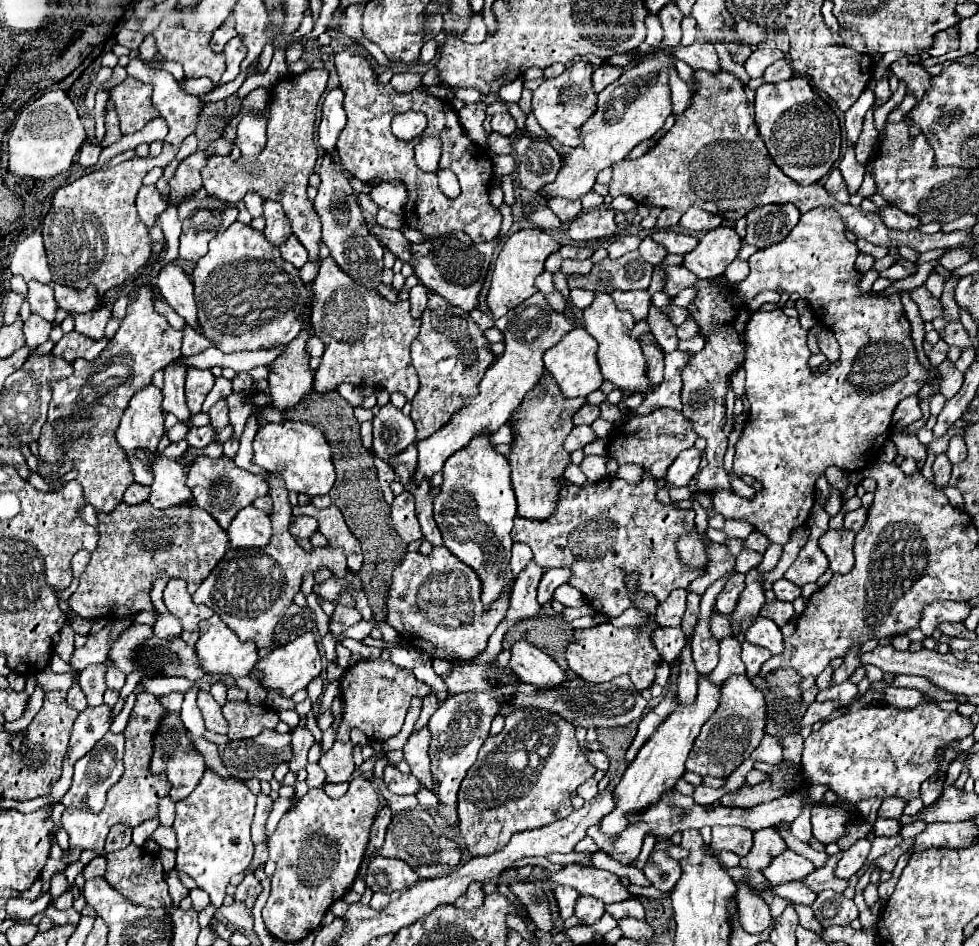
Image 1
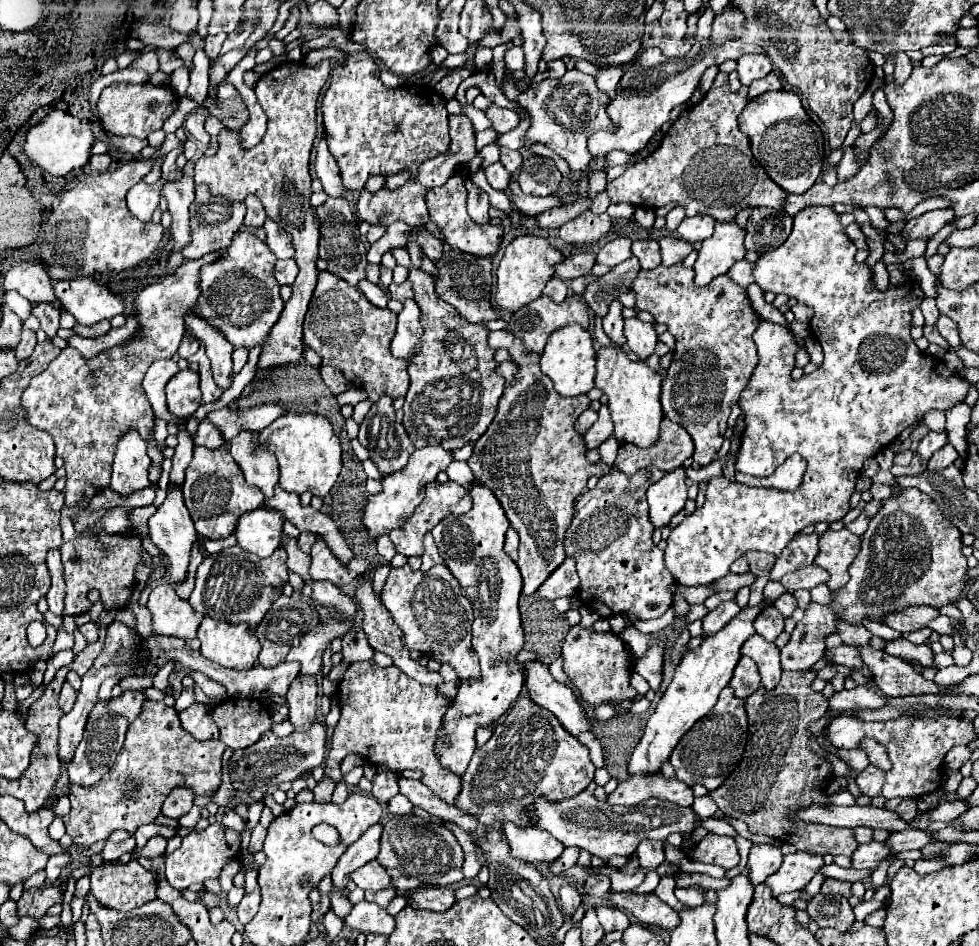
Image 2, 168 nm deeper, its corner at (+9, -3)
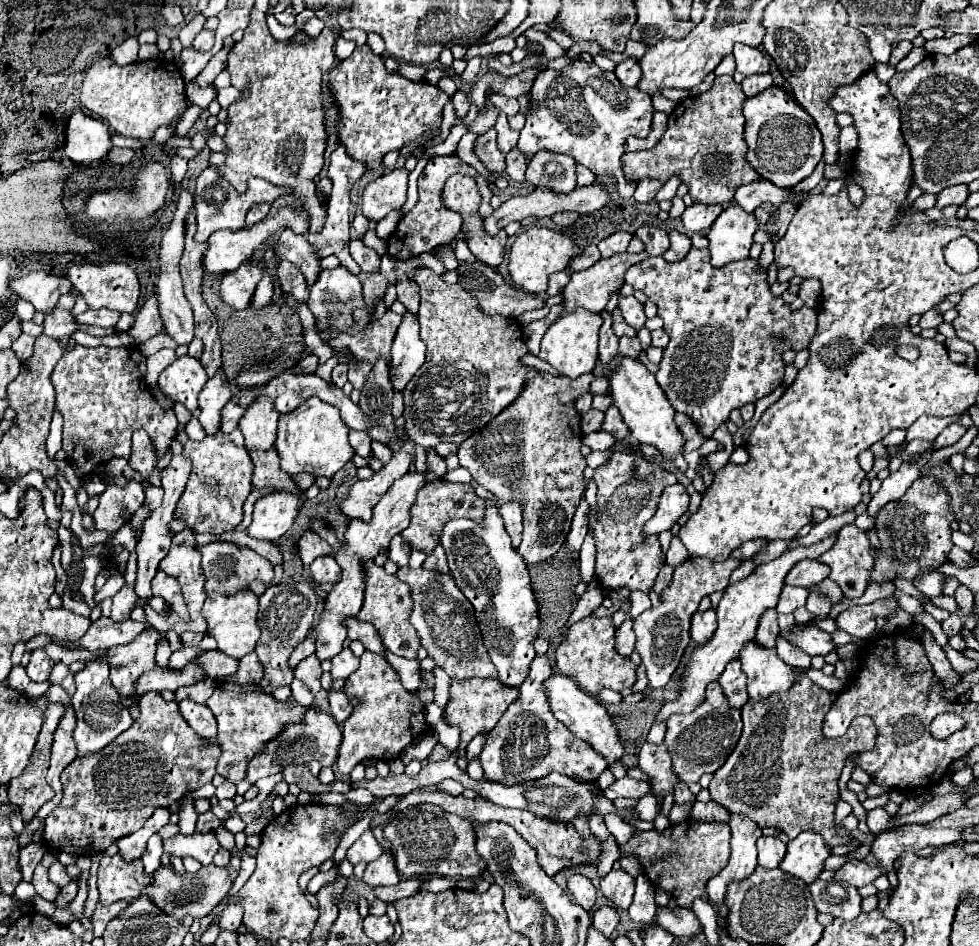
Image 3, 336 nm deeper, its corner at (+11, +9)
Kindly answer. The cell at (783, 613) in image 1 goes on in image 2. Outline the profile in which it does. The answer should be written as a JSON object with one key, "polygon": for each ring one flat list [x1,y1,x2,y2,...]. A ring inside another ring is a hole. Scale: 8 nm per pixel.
{"polygon":[[766,608,754,622,756,632,768,640,774,642,784,632,784,616,776,608]]}

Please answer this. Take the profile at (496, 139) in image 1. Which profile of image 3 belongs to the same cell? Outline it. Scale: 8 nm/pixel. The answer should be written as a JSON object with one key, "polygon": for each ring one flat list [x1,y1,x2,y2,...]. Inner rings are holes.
{"polygon":[[512,148,506,154,506,174,512,180,522,182,524,180,524,172,526,172,526,156,518,148]]}

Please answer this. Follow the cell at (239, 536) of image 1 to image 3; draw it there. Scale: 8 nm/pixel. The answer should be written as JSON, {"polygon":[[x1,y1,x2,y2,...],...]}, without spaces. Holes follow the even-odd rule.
{"polygon":[[272,492,256,500,248,536,274,542,290,530,300,510,300,500,290,492]]}

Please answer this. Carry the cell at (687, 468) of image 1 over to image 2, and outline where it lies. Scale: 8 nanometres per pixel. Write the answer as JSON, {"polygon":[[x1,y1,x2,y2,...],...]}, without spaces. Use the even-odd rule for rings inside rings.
{"polygon":[[676,468,676,472,666,474,662,480,648,488,650,522,654,528,668,526,672,516,676,516,686,506,688,496,684,480,684,468]]}

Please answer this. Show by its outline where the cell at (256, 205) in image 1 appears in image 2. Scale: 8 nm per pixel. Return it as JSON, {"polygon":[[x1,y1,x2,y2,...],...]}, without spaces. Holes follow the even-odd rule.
{"polygon":[[248,196,246,206,248,206,248,212,246,212,244,226,246,228,260,228,264,224,264,220,266,220,266,212,264,212,262,202,256,196]]}

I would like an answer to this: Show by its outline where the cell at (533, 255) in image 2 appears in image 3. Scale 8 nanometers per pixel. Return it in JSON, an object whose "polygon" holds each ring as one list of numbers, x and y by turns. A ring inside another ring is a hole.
{"polygon":[[530,226,522,234,516,236,512,248,510,248,510,262,508,262,508,272,512,278,514,288,522,288,524,292,530,294,542,294,546,292,548,276,552,272,560,272,568,266,568,260,576,256,580,248,566,236,562,236,556,230,550,228,540,228,540,226]]}

